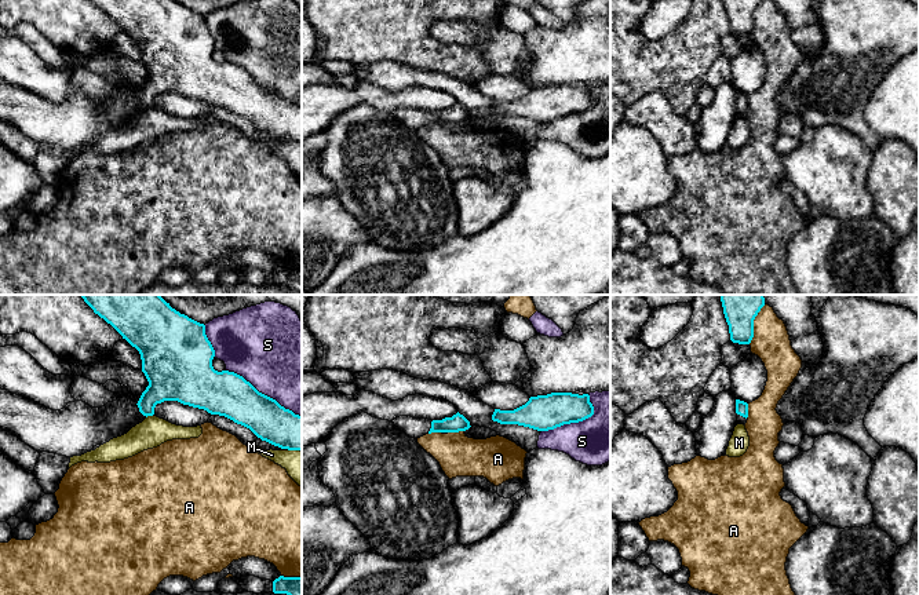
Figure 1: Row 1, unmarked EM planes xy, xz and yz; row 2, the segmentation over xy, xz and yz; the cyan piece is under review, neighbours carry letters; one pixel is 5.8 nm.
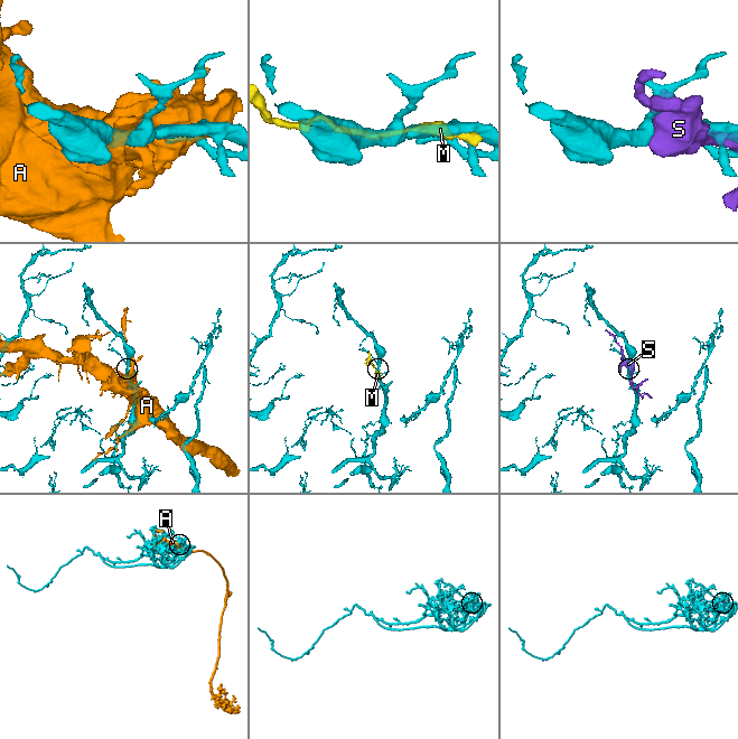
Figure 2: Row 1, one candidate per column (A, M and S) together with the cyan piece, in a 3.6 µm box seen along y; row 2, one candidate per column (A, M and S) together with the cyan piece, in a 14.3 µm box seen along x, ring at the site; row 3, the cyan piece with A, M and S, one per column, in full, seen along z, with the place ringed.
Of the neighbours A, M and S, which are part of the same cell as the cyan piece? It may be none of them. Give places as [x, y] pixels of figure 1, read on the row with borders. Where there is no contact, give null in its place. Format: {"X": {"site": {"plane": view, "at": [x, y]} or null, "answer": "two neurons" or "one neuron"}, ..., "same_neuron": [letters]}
{"A": {"site": {"plane": "yz", "at": [752, 324]}, "answer": "two neurons"}, "M": {"site": {"plane": "xy", "at": [149, 415]}, "answer": "two neurons"}, "S": {"site": {"plane": "xy", "at": [263, 394]}, "answer": "two neurons"}, "same_neuron": []}

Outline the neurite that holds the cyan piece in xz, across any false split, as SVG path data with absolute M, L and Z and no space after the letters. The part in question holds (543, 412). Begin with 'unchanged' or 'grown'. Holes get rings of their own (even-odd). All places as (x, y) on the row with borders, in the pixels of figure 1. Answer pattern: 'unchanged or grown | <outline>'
unchanged | M551 393L547 395L530 397L525 405L514 410L495 409L492 420L500 424L518 424L537 431L548 431L564 424L583 421L592 415L594 406L590 402L588 394L579 395L572 393Z

